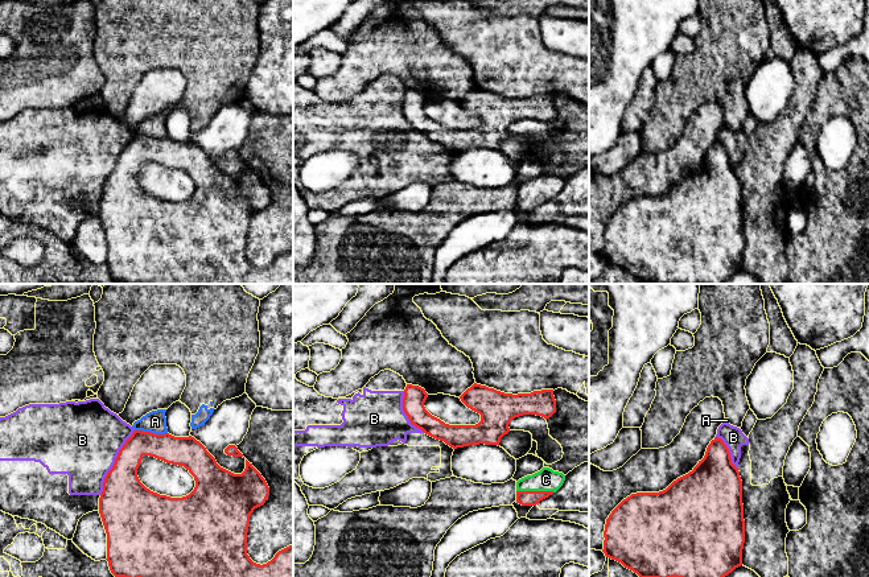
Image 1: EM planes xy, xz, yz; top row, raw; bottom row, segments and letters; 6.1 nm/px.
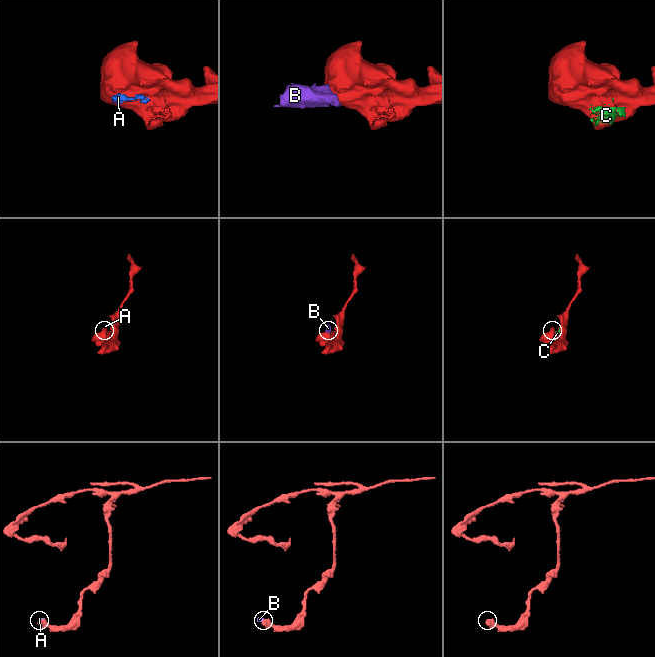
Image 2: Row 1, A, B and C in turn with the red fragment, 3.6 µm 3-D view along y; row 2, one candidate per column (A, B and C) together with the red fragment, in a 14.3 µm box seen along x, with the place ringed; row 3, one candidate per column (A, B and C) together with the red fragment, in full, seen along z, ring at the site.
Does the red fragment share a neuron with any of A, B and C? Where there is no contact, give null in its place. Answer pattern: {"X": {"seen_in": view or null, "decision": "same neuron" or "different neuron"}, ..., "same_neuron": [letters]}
{"A": {"seen_in": "xy", "decision": "different neuron"}, "B": {"seen_in": "xy", "decision": "same neuron"}, "C": {"seen_in": "xz", "decision": "same neuron"}, "same_neuron": ["B", "C"]}

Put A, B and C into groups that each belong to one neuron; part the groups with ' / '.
A / B C

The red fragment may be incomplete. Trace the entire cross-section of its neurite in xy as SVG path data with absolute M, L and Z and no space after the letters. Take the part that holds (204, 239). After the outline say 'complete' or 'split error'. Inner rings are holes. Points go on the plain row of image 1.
M99 103L86 106L66 106L59 108L29 108L16 116L0 121L0 165L34 165L40 166L49 178L69 180L70 199L99 199L99 218L107 238L107 265L115 281L128 284L293 284L293 248L279 255L267 268L256 268L247 259L247 236L250 221L255 213L263 210L269 199L269 191L261 178L246 164L246 173L242 178L234 178L221 172L215 162L194 141L174 141L169 137L155 139L151 136L135 135L116 118L111 116ZM144 160L155 161L166 168L184 170L195 185L194 194L182 202L160 199L147 193L137 181L137 173Z; split error

